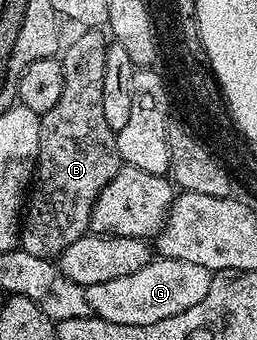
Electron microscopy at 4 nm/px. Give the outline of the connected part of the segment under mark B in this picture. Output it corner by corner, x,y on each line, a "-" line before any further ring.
83,28
78,33
68,46
66,43
61,54
65,76
61,96
57,104
53,104
53,108
49,108
49,112
45,112
39,119
39,157
35,163
33,185
25,202
25,217
19,231
21,249
33,256
52,260
58,259
59,254
65,252
69,244
73,244
73,240
88,233
93,204
97,196
101,196
105,184
109,184
109,180
117,176
121,165
116,131
109,128
109,123
105,120
105,60
109,38
99,28

